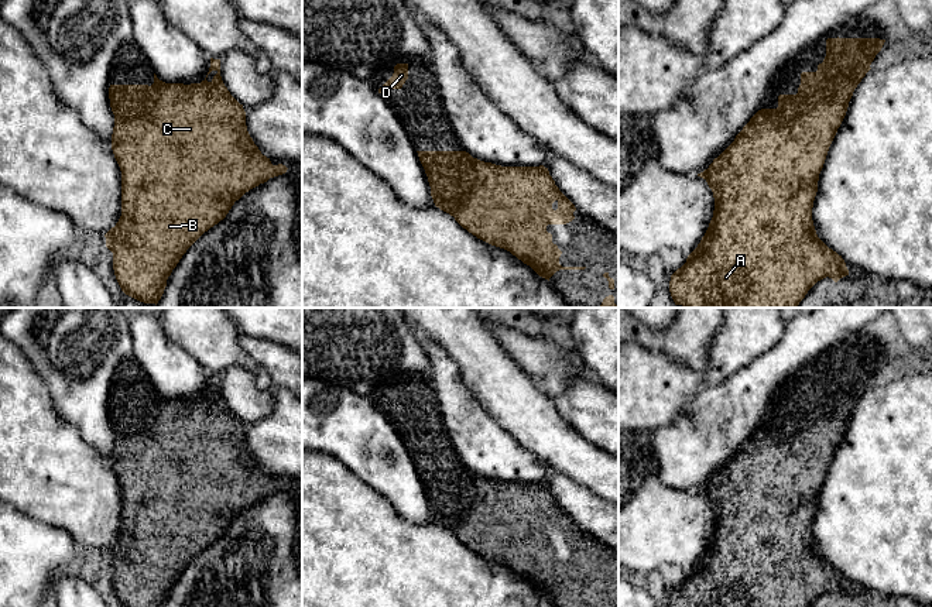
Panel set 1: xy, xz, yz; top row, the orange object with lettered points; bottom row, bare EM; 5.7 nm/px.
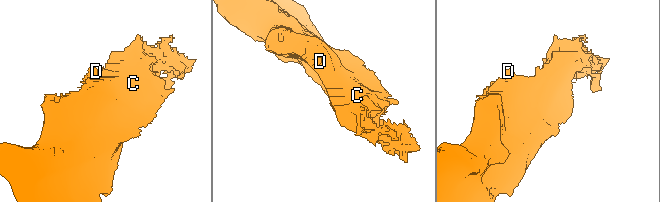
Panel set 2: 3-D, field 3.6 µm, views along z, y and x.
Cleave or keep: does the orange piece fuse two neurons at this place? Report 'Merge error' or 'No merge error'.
No merge error

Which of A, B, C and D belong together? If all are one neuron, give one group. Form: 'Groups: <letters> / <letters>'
Groups: A B C D

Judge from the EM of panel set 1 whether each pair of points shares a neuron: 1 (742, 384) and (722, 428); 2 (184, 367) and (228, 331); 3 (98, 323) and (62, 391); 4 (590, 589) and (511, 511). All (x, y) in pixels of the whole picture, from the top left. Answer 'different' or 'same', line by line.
1: same
2: different
3: same
4: same

